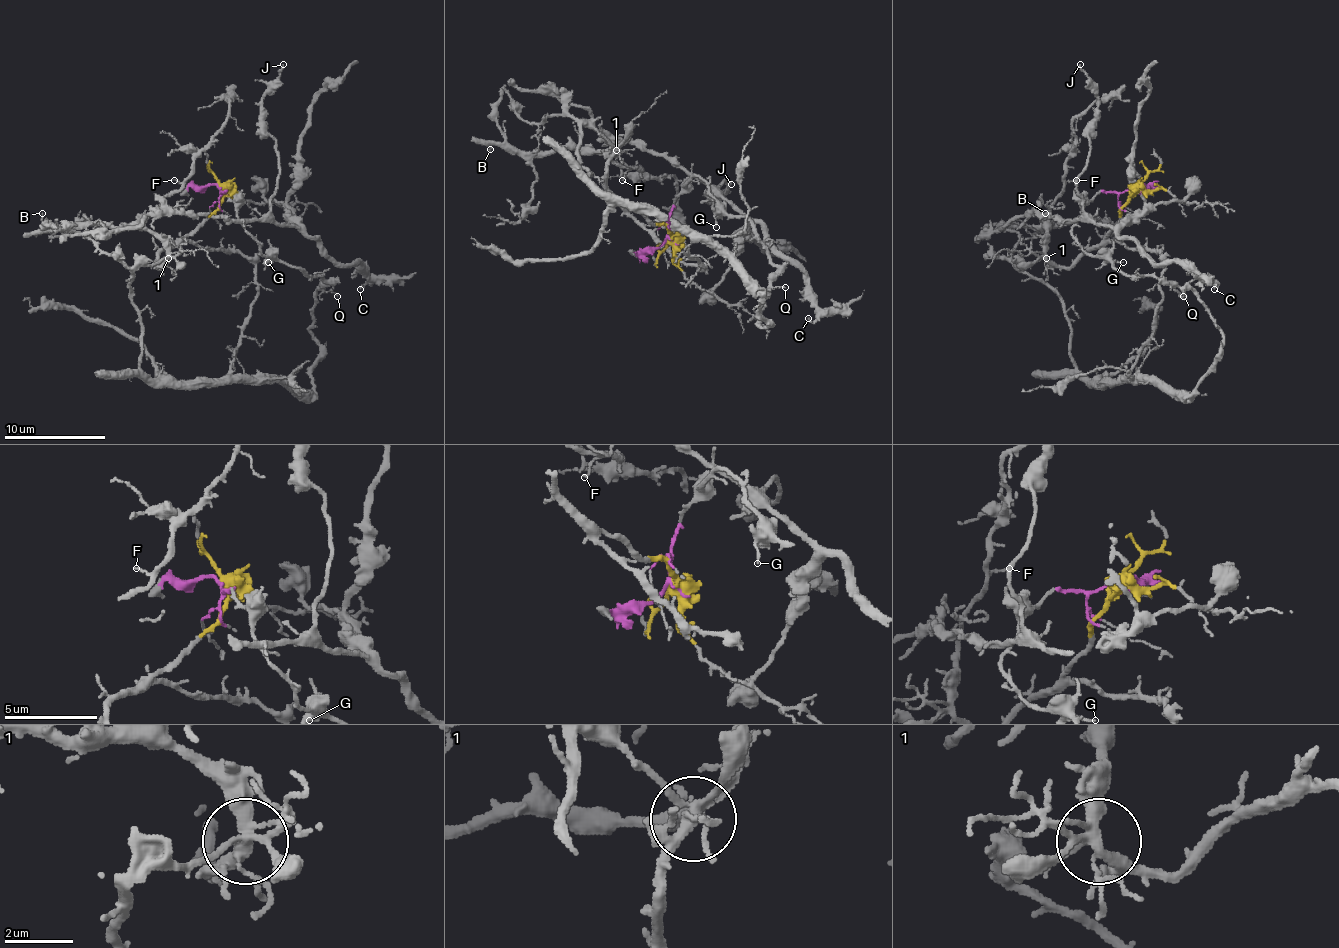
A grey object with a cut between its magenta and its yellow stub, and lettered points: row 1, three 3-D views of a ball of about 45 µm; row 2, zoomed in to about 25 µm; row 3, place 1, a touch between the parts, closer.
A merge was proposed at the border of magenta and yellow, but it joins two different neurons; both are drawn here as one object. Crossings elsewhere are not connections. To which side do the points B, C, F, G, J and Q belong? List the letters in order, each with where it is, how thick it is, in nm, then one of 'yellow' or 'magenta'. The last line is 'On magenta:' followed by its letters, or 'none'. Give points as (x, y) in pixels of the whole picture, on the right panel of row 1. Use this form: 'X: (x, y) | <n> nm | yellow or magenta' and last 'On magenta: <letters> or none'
B: (1045, 213) | 100 nm | yellow
C: (1214, 289) | 160 nm | magenta
F: (1076, 180) | 120 nm | yellow
G: (1123, 262) | 130 nm | magenta
J: (1080, 64) | 150 nm | magenta
Q: (1183, 296) | 110 nm | magenta
On magenta: C, G, J, Q

